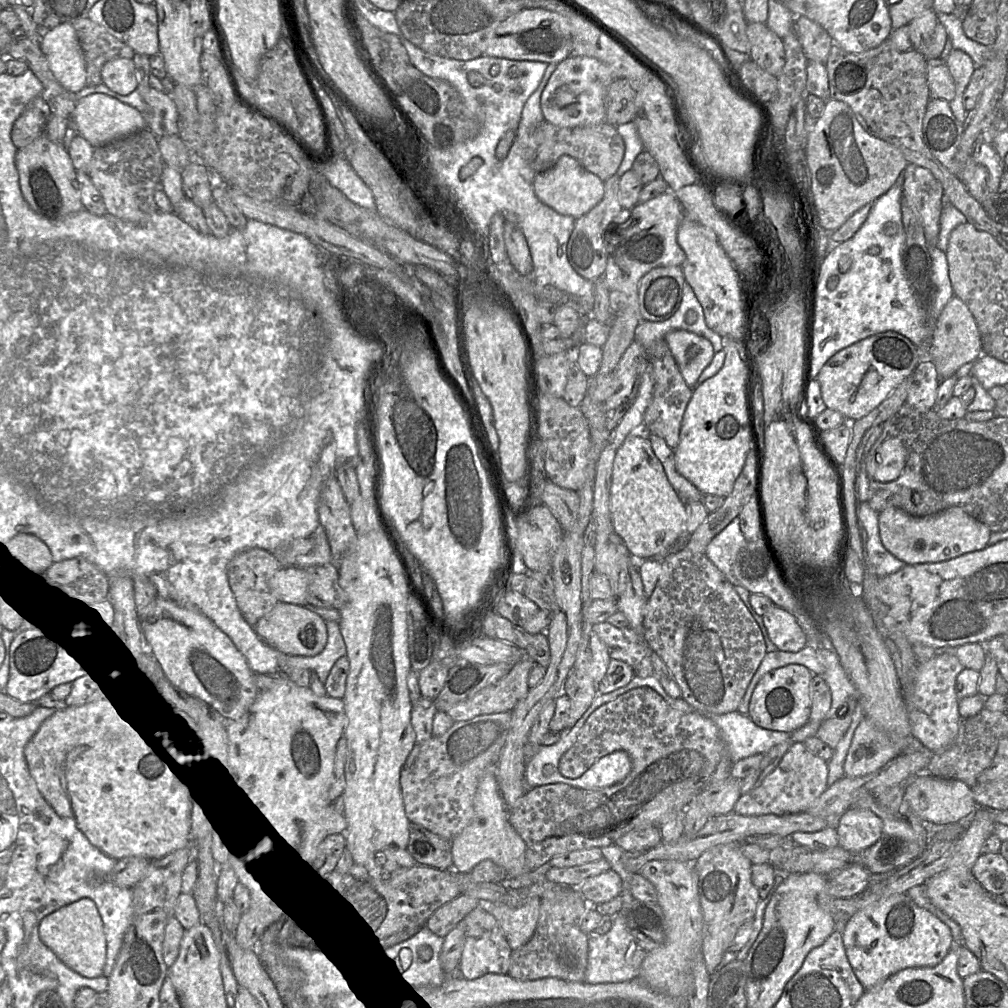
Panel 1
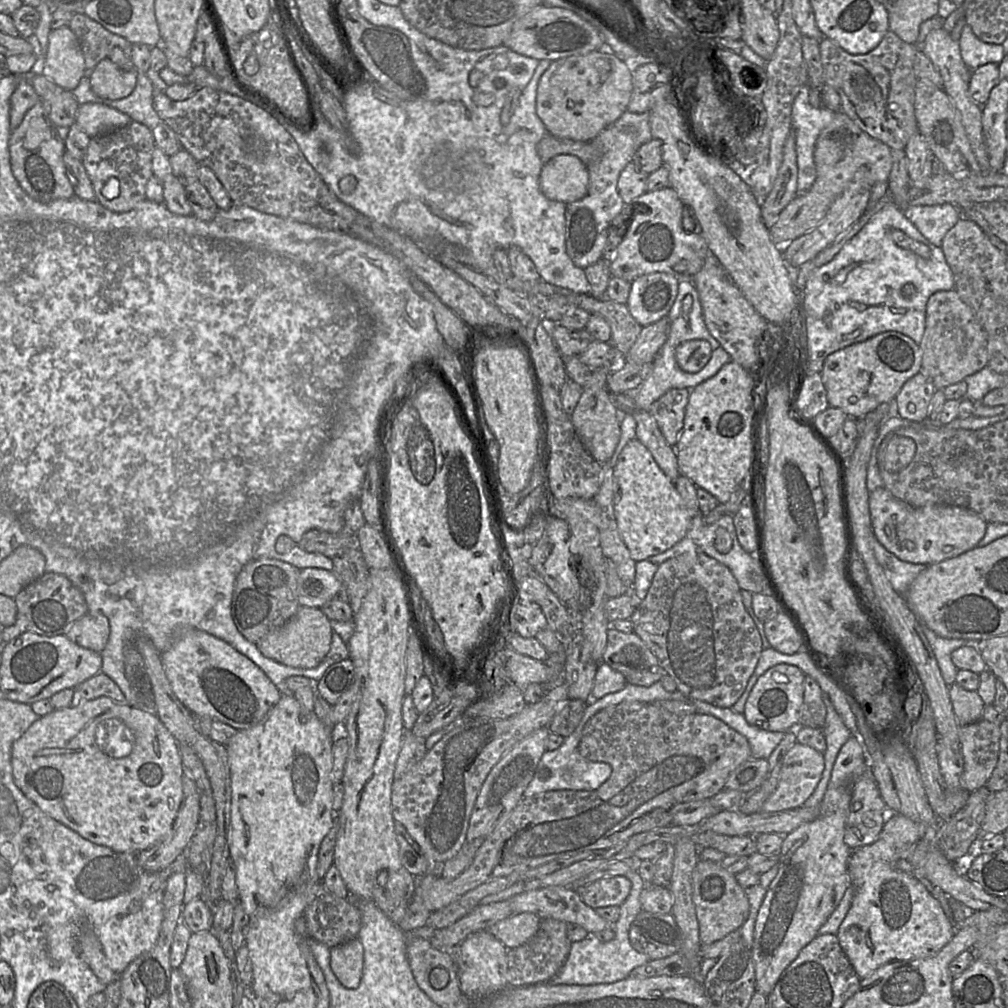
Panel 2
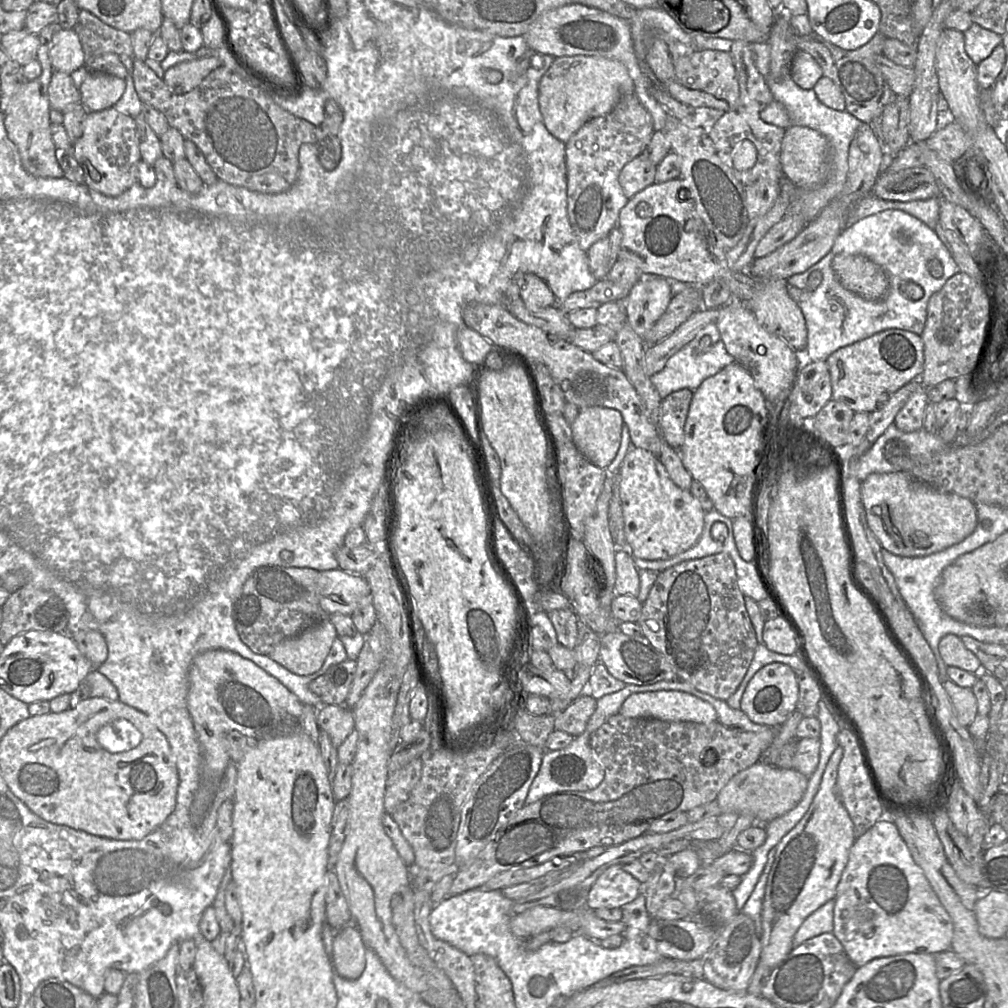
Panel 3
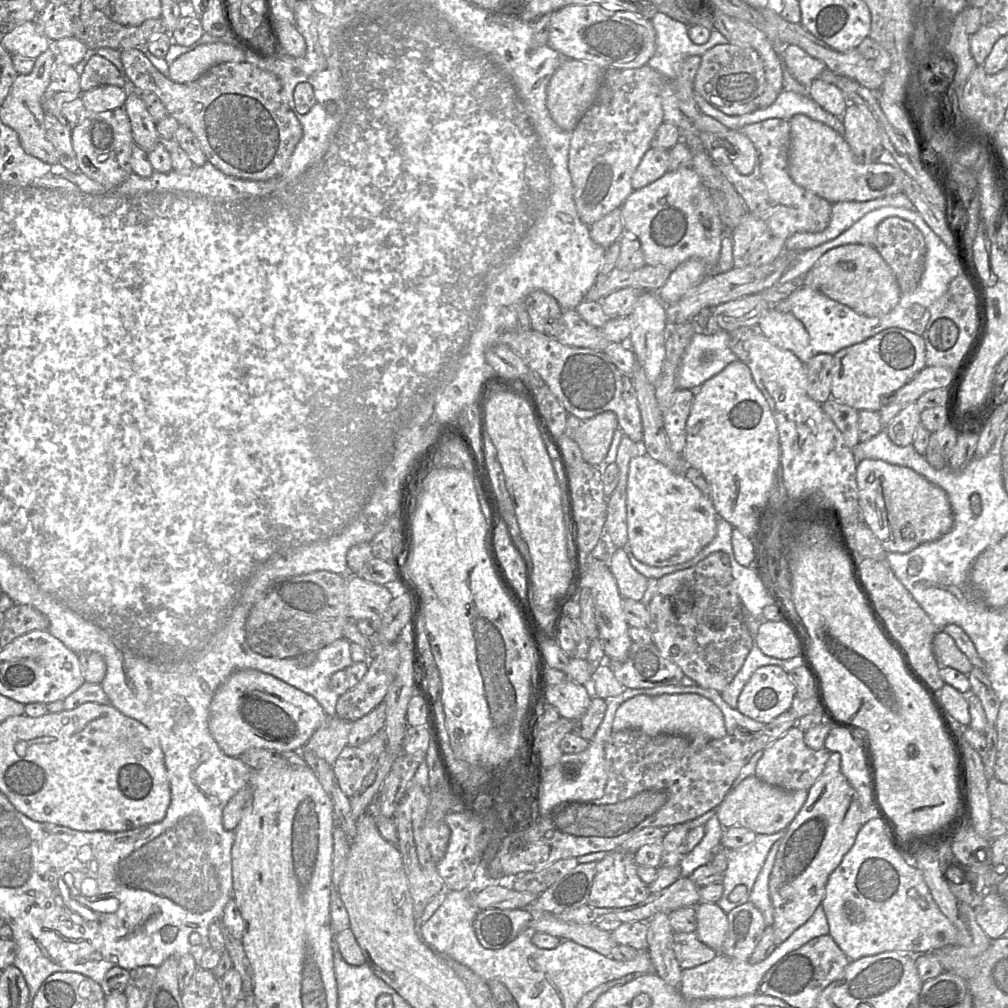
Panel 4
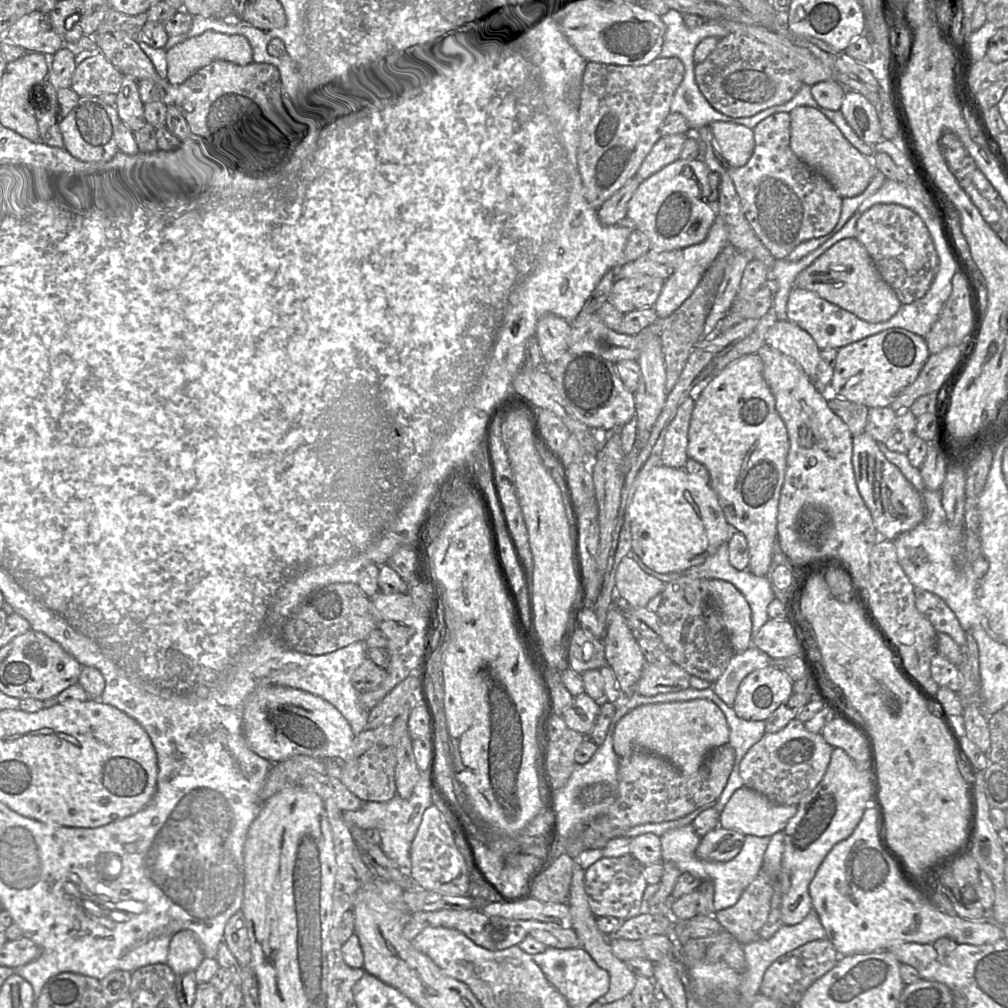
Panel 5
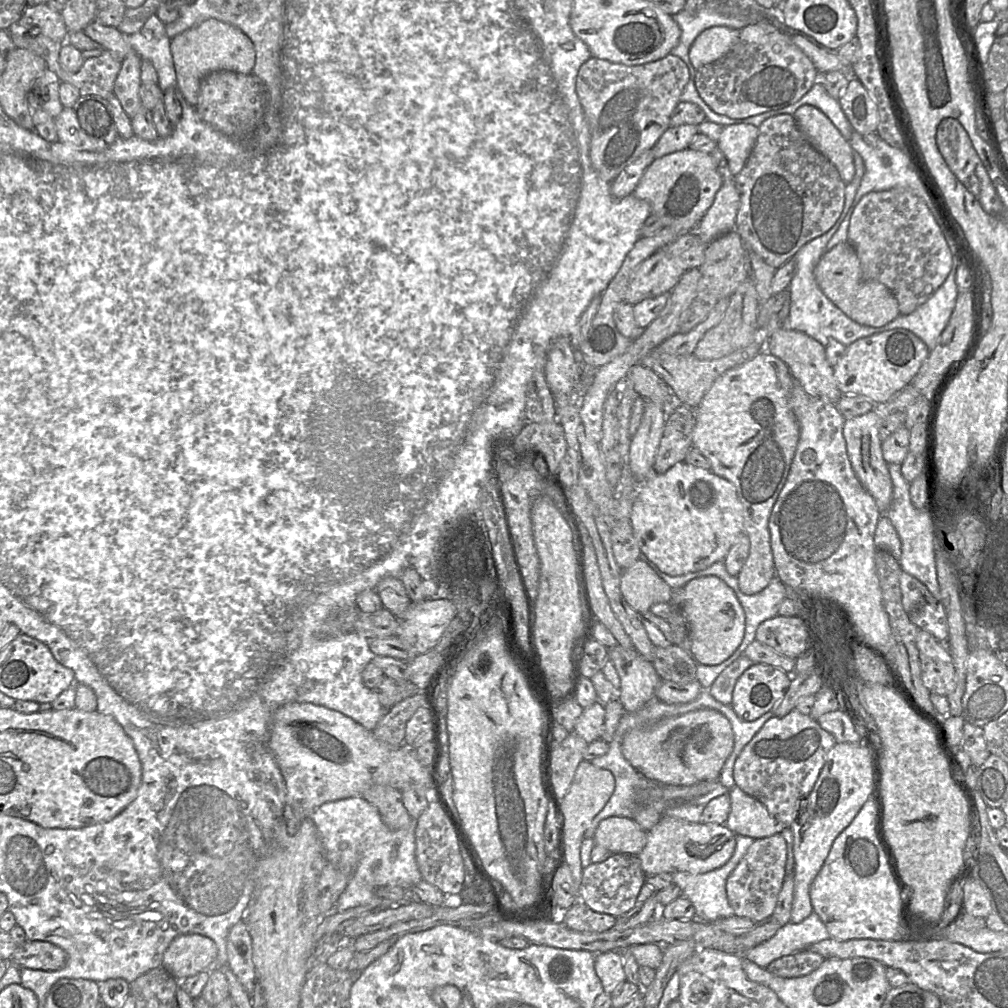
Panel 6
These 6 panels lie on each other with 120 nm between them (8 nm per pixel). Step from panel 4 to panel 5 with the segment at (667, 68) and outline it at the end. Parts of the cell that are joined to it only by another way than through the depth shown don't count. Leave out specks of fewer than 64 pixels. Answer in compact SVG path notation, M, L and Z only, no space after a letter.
M671 10L664 15L660 16L662 22L666 27L666 32L664 35L664 42L659 58L678 58L684 66L684 75L687 68L687 62L690 68L695 68L694 63L694 51L697 45L707 37L716 37L722 39L729 35L729 31L721 26L720 24L704 22L701 26L694 29L689 29L684 23L683 14L678 11Z

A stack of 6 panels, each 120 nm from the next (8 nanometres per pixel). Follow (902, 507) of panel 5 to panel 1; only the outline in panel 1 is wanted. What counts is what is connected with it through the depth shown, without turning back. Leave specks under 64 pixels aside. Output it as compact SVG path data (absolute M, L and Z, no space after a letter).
M888 507L878 513L879 532L883 546L905 564L936 563L987 547L989 527L959 507L950 507L929 516L913 516Z

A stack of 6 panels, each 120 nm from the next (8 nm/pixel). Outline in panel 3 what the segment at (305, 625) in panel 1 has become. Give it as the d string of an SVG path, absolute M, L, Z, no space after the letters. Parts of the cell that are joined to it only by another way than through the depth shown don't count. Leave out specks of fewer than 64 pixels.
M326 619L282 641L268 656L293 674L307 676L322 667L336 637L335 626Z

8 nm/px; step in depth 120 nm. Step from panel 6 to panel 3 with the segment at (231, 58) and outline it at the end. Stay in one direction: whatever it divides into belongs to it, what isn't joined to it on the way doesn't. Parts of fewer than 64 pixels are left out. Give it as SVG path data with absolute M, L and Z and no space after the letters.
M216 57L186 61L165 71L164 82L175 94L185 94L197 87L212 71L221 67Z

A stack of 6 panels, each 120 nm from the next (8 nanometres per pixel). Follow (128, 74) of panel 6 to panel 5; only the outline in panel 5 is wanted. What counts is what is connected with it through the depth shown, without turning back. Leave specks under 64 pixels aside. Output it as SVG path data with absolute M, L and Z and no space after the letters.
M130 76L123 77L115 107L120 120L133 132L138 131L147 123L144 103L139 94L138 82Z

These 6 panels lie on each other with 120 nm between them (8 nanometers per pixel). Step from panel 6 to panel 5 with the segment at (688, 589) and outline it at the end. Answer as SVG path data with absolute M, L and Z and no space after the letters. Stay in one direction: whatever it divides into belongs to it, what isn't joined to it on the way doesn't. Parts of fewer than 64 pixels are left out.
M700 579L705 596L718 610L722 624L735 653L752 644L750 606L743 594L730 582L721 579Z

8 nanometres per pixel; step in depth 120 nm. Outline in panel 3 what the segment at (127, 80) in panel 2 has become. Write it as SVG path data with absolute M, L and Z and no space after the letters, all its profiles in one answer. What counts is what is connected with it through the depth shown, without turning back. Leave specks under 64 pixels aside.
M88 71L80 87L81 103L90 112L112 108L123 96L126 79Z

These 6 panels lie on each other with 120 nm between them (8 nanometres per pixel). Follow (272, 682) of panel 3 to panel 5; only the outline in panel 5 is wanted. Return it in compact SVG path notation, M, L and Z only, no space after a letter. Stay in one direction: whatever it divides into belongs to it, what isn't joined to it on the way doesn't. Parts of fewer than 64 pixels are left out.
M283 686L253 692L243 710L243 733L248 747L270 763L297 755L320 760L349 759L355 737L349 722L329 702L311 693Z

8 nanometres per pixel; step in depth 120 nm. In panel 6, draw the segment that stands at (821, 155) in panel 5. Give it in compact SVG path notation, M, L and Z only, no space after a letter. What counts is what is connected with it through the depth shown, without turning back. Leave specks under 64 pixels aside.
M808 104L797 109L793 116L803 135L833 163L844 183L851 182L855 174L853 149L831 120Z

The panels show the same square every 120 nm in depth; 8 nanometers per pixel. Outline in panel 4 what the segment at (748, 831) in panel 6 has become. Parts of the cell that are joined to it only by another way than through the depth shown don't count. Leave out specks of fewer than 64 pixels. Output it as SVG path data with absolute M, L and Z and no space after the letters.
M752 775L736 785L716 808L716 815L723 826L745 827L756 834L774 834L787 829L808 797L808 790L786 791L772 786Z

